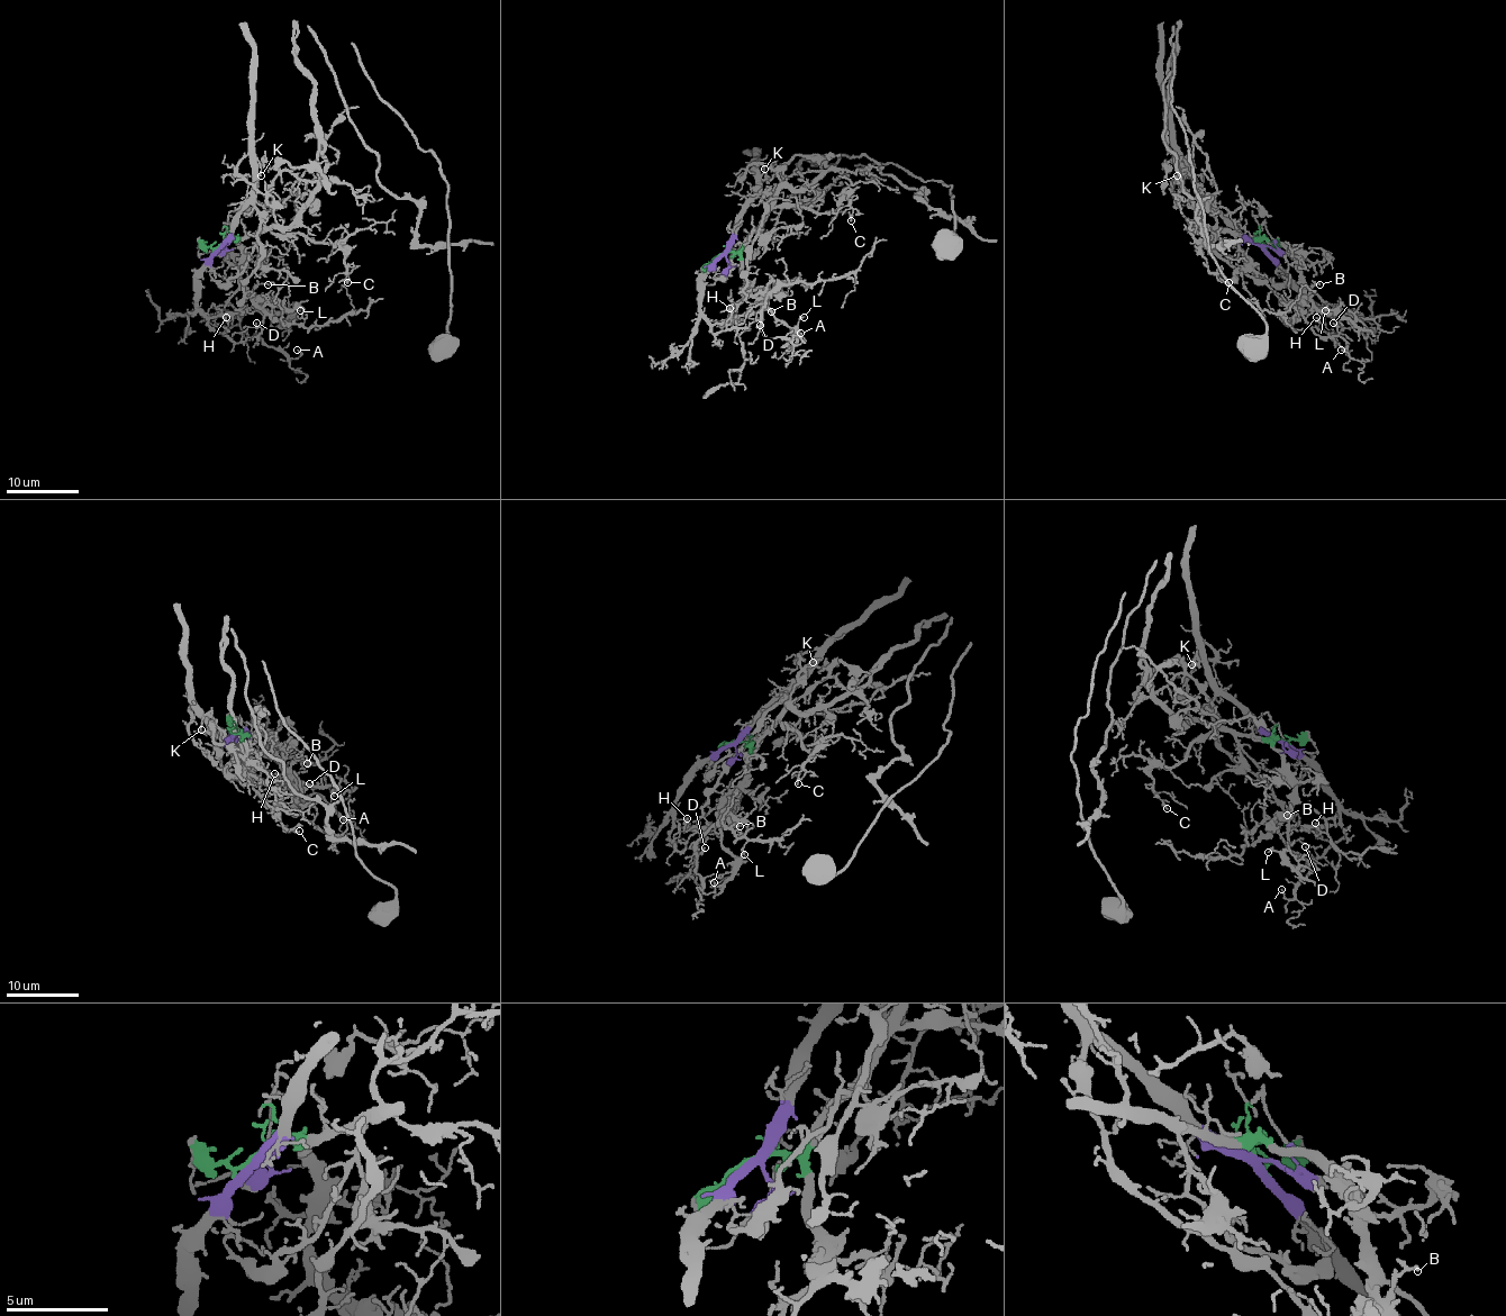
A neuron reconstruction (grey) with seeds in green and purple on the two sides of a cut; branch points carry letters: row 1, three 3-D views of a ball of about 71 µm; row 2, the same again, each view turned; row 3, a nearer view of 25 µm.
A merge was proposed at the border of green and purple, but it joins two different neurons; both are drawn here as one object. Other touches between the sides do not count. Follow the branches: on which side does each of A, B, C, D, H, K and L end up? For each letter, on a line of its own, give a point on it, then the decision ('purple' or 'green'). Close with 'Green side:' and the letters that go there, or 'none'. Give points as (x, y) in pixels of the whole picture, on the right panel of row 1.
A: (1341, 350) | green
B: (1319, 284) | green
C: (1228, 282) | green
D: (1333, 323) | green
H: (1316, 317) | purple
K: (1177, 175) | purple
L: (1325, 310) | green
Green side: A, B, C, D, L

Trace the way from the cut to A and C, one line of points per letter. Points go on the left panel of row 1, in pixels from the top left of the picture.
A: (218, 246), (236, 239), (239, 282), (263, 312), (257, 336), (290, 359), (301, 353), (298, 350)
C: (218, 246), (234, 237), (248, 237), (269, 230), (275, 234), (305, 234), (310, 239), (343, 246), (348, 282)

